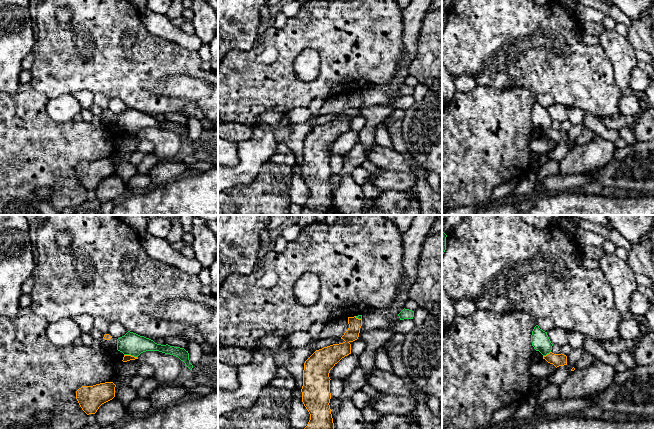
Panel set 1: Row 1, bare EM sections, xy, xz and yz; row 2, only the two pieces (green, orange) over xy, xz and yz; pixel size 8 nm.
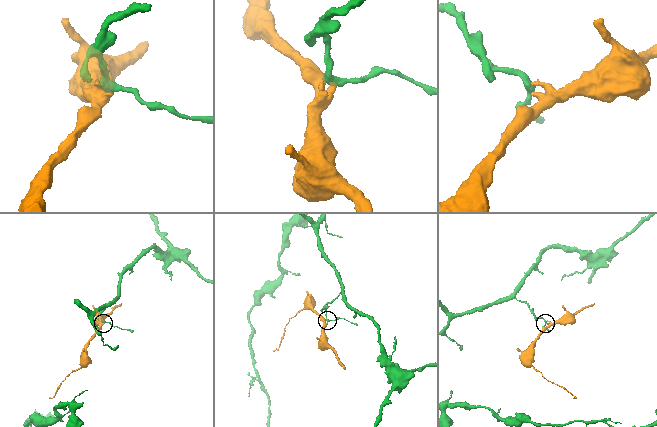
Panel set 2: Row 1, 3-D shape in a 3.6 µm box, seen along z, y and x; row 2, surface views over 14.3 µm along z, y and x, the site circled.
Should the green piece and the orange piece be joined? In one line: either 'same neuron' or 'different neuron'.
different neuron

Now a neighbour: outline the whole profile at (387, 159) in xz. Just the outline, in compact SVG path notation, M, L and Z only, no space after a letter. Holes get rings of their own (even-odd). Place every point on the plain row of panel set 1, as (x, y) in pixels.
M375 144L370 151L365 151L365 159L375 163L380 169L412 173L408 162L395 151Z

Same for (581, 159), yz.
M597 136L583 145L576 145L559 163L559 175L586 174L607 165L615 151L614 143Z

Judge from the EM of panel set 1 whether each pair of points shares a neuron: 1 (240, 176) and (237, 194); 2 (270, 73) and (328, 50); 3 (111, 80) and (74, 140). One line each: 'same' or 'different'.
1: different
2: same
3: different

